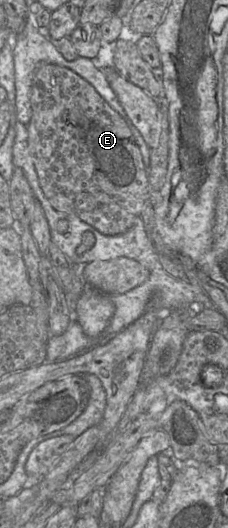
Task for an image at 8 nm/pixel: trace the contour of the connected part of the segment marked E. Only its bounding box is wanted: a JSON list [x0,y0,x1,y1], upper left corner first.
[27,63,152,235]

